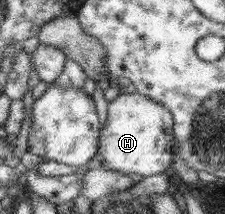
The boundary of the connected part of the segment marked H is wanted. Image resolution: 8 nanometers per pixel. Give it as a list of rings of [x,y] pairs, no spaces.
[[[137,92],[134,93],[120,93],[107,105],[107,120],[99,131],[99,145],[97,145],[97,152],[102,166],[105,170],[119,172],[121,174],[137,173],[142,177],[148,175],[155,175],[169,170],[169,165],[173,161],[178,161],[178,156],[175,156],[171,149],[173,143],[176,143],[173,137],[173,121],[169,110],[165,106],[159,105],[147,96],[142,96]]]

